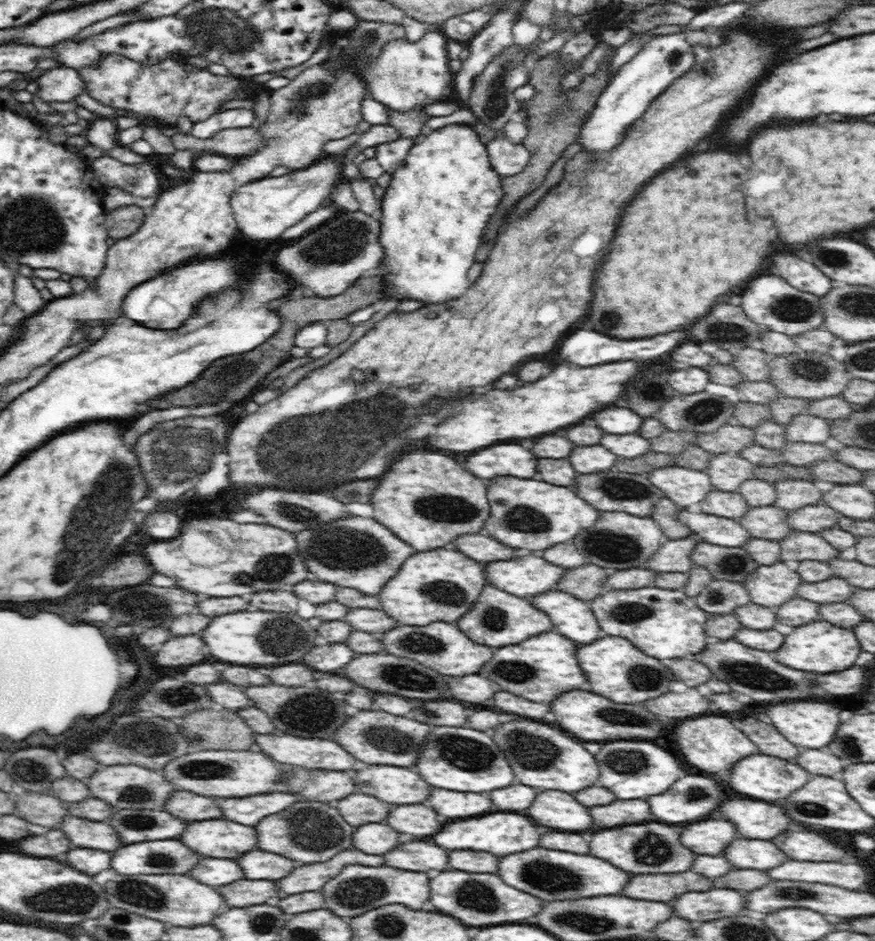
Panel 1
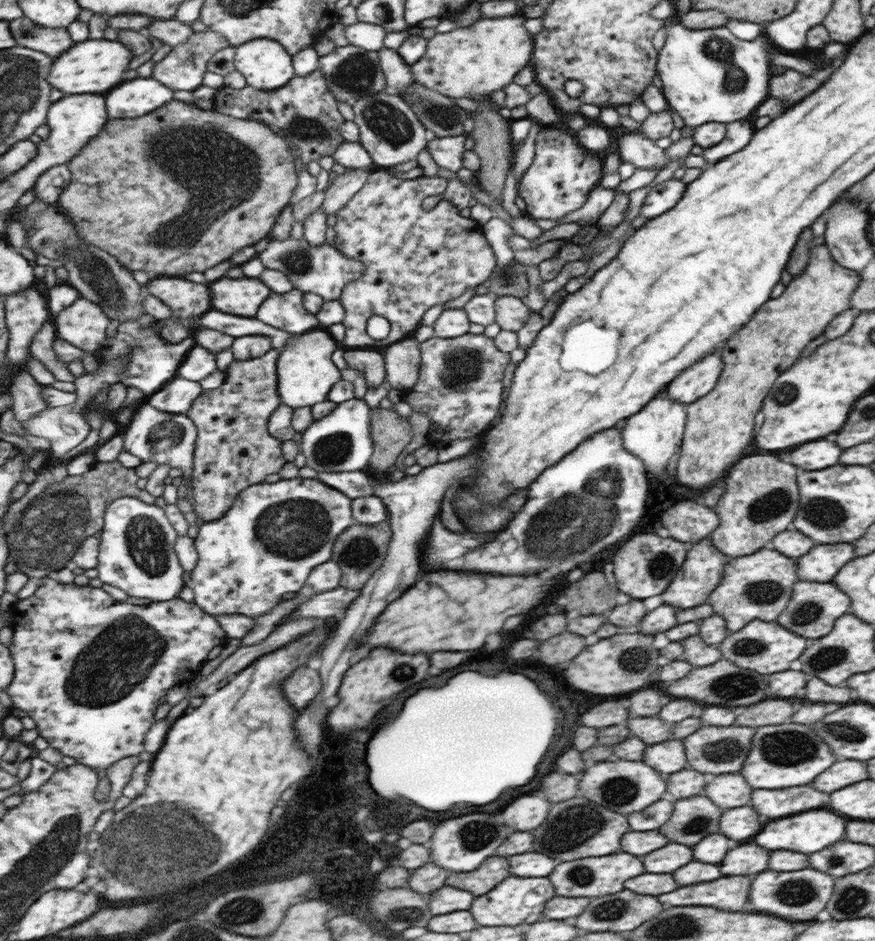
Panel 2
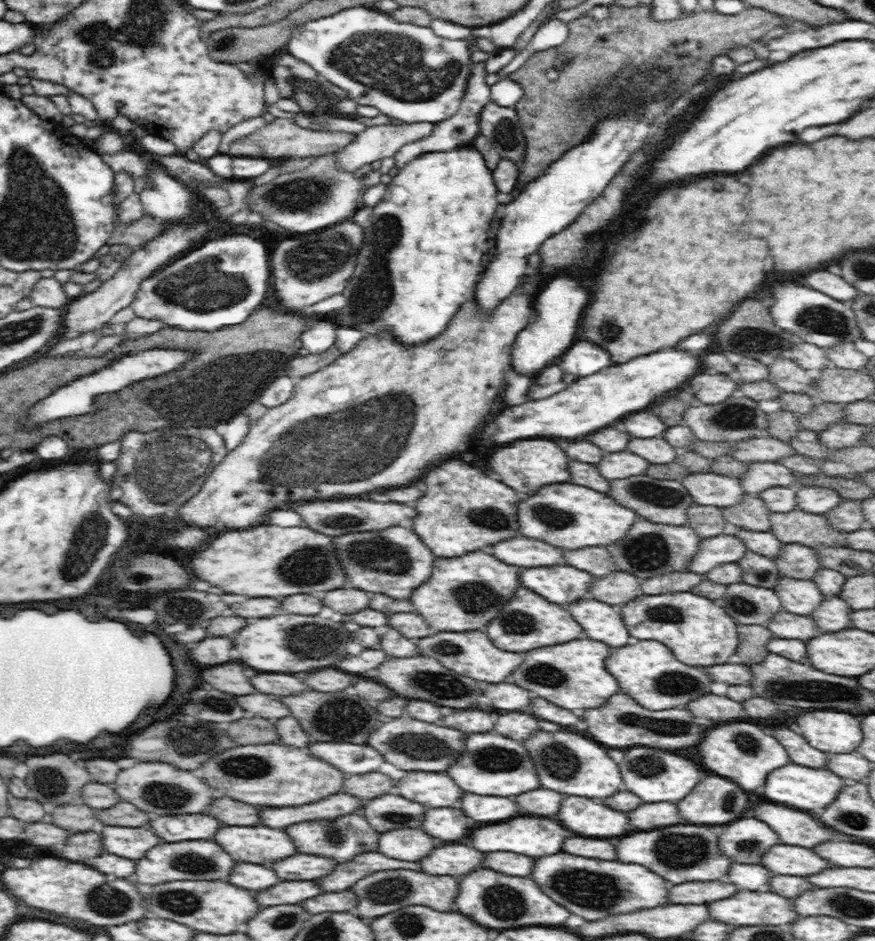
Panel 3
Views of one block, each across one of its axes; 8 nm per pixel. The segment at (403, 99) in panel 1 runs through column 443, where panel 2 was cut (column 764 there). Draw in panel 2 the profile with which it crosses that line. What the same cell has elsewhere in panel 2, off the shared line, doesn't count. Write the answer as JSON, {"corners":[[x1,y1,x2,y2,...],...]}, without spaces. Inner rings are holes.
{"corners":[[682,24,664,26,667,38,664,47,658,52,658,75,662,80,661,91,668,102,669,109,677,112,688,126,700,126,706,122,736,122,750,116,768,96,770,66,772,56,780,52,765,34,748,41,732,36,728,27,691,30]]}

